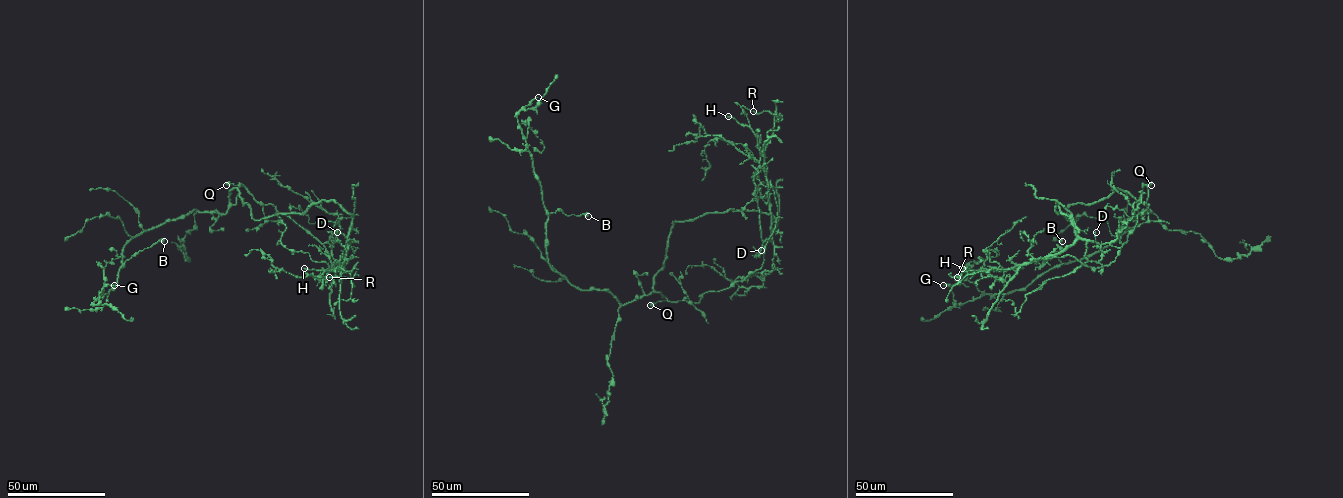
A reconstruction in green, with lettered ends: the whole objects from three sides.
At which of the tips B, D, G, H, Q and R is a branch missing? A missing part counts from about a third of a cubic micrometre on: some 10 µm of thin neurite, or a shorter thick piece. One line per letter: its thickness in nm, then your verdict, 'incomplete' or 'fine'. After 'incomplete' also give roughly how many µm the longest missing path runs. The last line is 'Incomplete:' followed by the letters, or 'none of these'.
B: 600 nm | fine
D: 320 nm | fine
G: 240 nm | fine
H: 460 nm | incomplete | 30 µm
Q: 550 nm | fine
R: 150 nm | fine
Incomplete: H

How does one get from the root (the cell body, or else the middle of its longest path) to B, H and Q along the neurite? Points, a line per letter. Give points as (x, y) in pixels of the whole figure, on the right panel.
B: (1113, 191), (1130, 194), (1141, 214), (1151, 211), (1079, 259), (1058, 259), (1062, 241)
H: (1113, 191), (1072, 204), (1068, 220), (1055, 211), (1056, 200), (1075, 235), (1057, 253), (1011, 269), (962, 268)
Q: (1113, 191), (1118, 188), (1128, 192), (1138, 205), (1142, 186), (1151, 185)

